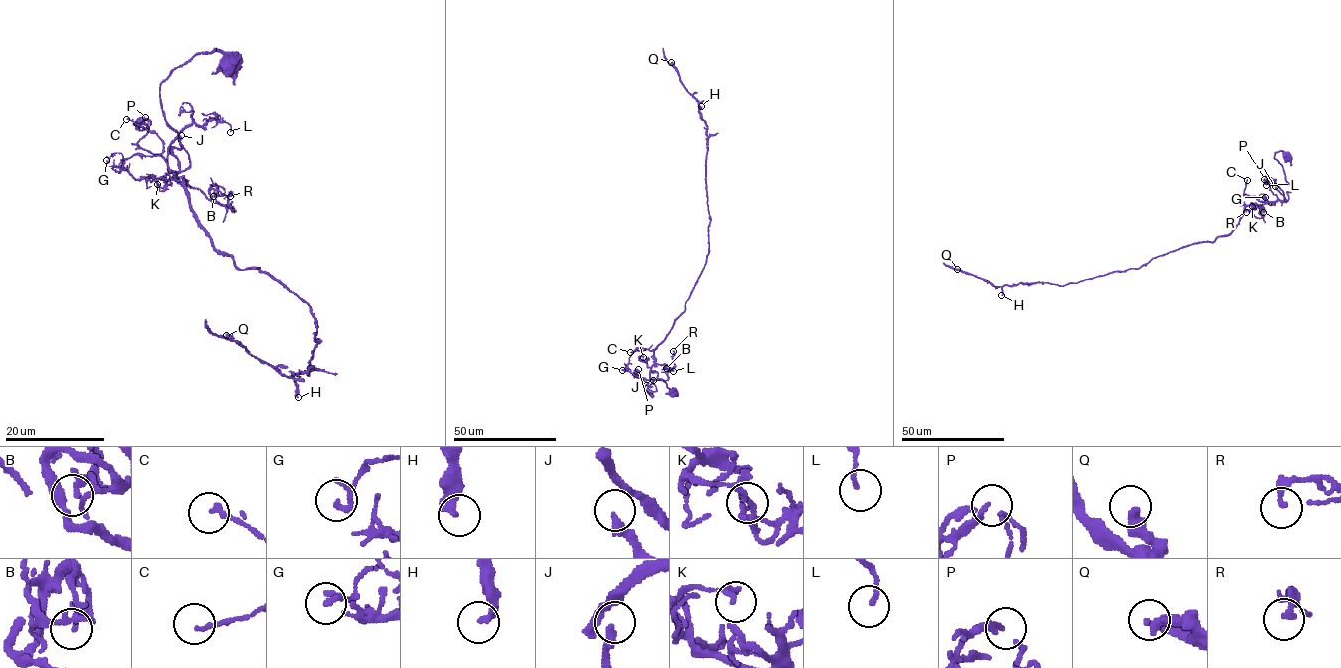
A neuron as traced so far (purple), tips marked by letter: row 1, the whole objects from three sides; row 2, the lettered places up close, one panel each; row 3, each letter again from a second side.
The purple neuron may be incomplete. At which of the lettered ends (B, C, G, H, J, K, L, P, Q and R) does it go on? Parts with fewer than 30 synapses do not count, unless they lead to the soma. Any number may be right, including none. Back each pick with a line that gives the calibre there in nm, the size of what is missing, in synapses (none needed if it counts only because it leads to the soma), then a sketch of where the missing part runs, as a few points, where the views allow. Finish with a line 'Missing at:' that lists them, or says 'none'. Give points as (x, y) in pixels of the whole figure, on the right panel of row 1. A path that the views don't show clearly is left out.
Missing at: none

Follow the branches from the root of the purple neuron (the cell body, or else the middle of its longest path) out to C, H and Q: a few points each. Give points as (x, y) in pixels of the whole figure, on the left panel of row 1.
C: (227, 63), (216, 49), (196, 53), (160, 85), (179, 170), (119, 171), (162, 151), (126, 119)
H: (227, 63), (196, 53), (161, 83), (167, 169), (218, 252), (309, 306), (298, 397)
Q: (227, 63), (161, 83), (167, 169), (319, 340), (282, 376), (226, 335)

